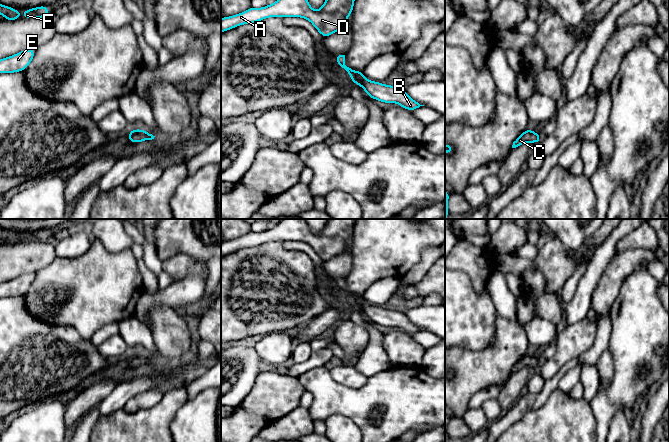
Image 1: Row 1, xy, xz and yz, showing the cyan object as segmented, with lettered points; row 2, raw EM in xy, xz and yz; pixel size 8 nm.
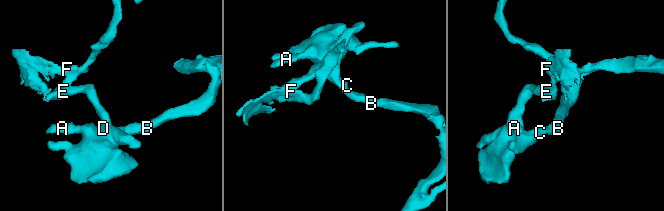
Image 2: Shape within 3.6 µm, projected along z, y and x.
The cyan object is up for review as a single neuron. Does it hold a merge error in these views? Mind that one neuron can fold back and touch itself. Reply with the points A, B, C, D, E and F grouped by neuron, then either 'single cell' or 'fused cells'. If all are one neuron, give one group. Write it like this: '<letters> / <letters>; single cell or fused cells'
A B C D E F; single cell

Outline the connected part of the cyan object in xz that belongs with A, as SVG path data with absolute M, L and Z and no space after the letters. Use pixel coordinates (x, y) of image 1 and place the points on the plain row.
M282 219L275 227L221 243L221 257L239 249L256 247L269 241L301 241L309 244L325 262L340 255L352 238L356 219L328 219L323 230L315 235L305 219Z

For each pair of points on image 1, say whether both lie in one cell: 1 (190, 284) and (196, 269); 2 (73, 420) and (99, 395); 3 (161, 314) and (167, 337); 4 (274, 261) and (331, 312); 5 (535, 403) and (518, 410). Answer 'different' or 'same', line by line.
1: different
2: same
3: same
4: different
5: same

